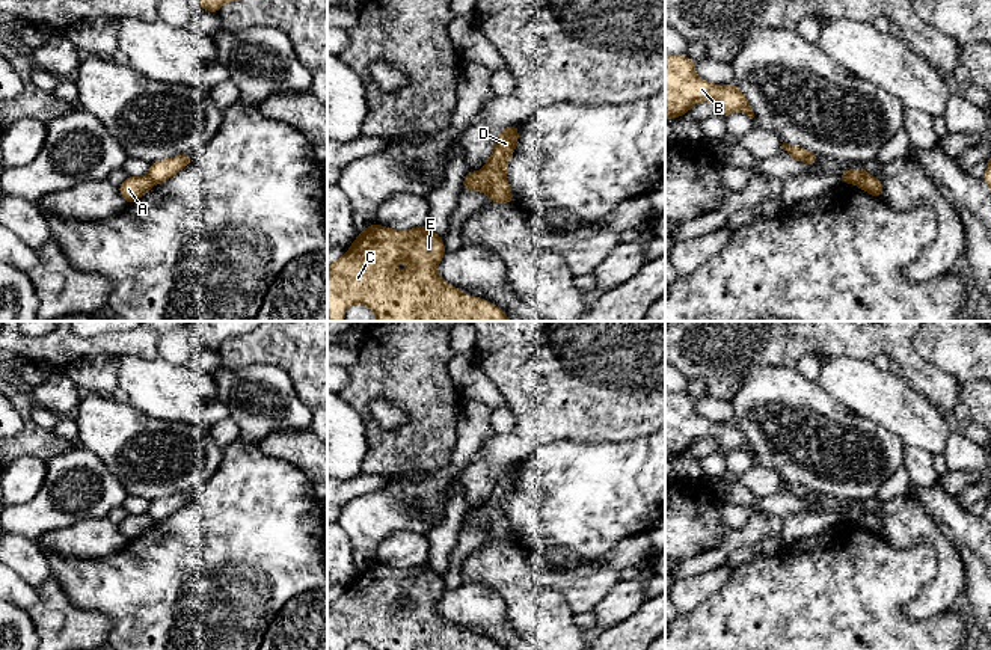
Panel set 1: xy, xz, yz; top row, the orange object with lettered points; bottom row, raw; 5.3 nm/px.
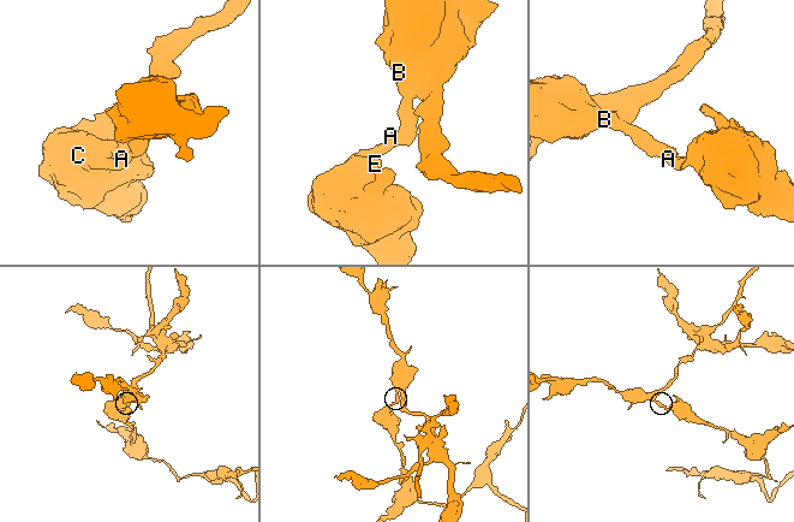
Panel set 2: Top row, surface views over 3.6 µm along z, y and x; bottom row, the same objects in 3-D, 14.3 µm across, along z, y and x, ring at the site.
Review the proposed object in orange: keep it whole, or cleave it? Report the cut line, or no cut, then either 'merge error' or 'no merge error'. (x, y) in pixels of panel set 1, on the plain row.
xz (483, 507), (489, 522), (489, 533) | merge error

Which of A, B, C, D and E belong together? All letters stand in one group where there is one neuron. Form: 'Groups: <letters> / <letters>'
Groups: A C E / B D

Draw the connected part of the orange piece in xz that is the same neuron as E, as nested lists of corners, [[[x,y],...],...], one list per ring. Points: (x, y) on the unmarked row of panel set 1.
[[[367,564],[342,596],[327,602],[327,650],[345,650],[354,641],[373,650],[504,650],[443,618],[436,609],[443,591],[443,576],[428,564],[404,569]]]

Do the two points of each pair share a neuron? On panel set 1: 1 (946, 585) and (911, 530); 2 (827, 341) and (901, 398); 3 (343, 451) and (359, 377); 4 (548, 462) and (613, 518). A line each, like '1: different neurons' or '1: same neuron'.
1: same neuron
2: different neurons
3: different neurons
4: same neuron

